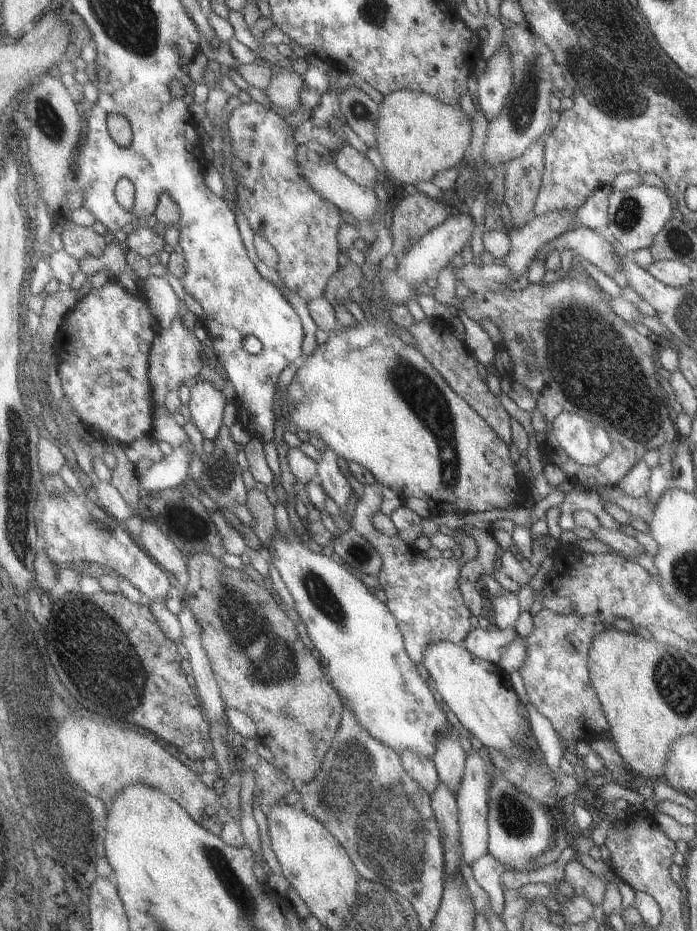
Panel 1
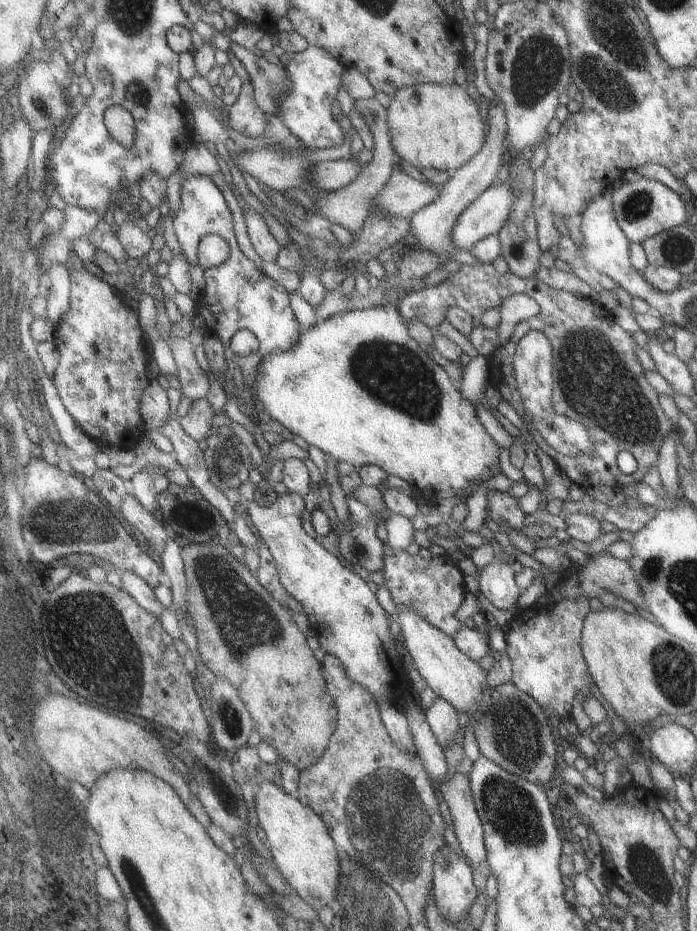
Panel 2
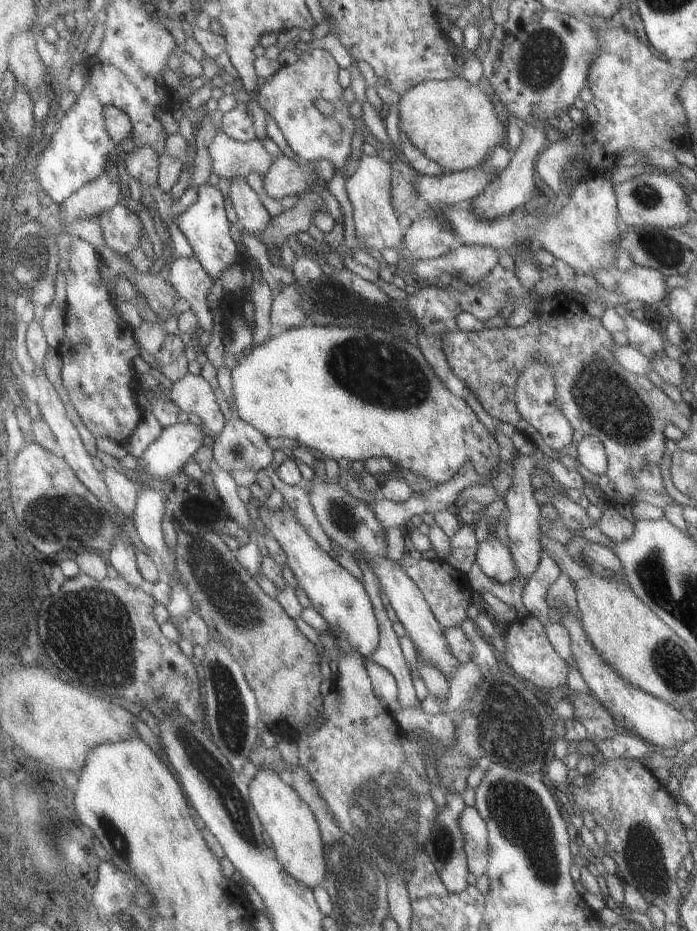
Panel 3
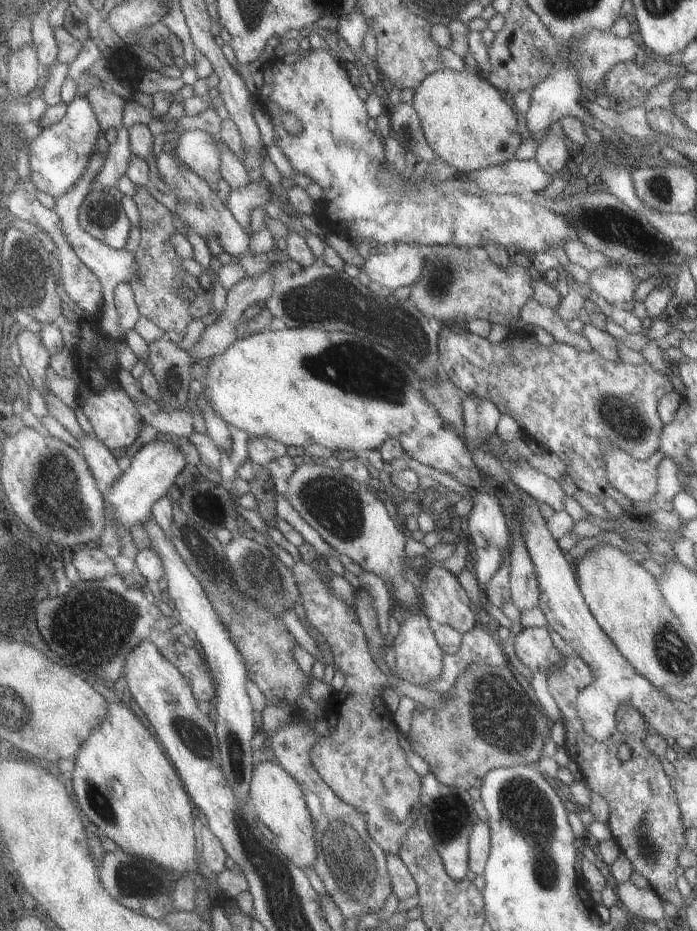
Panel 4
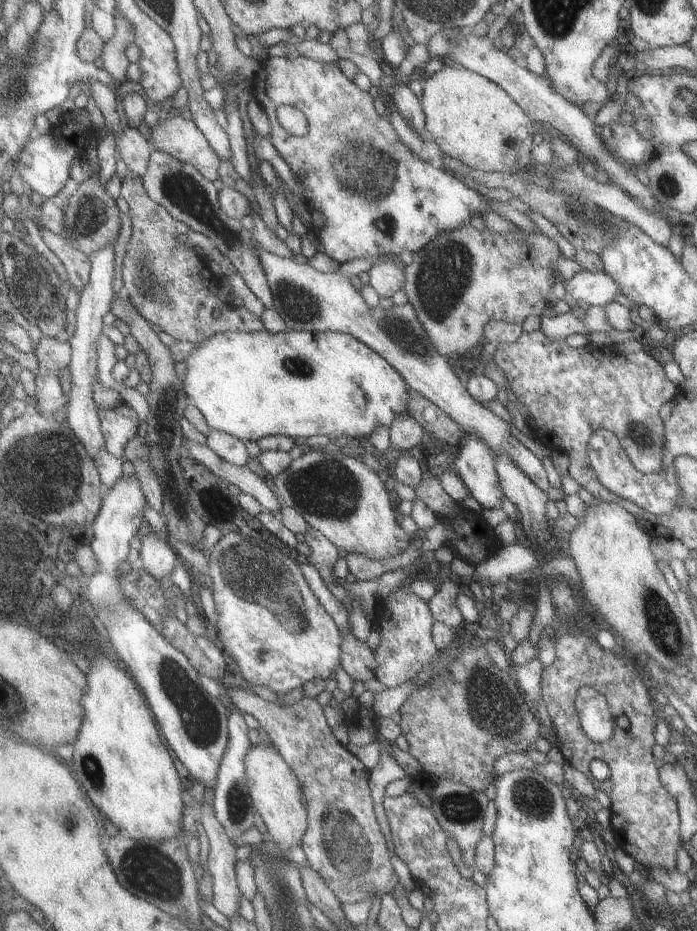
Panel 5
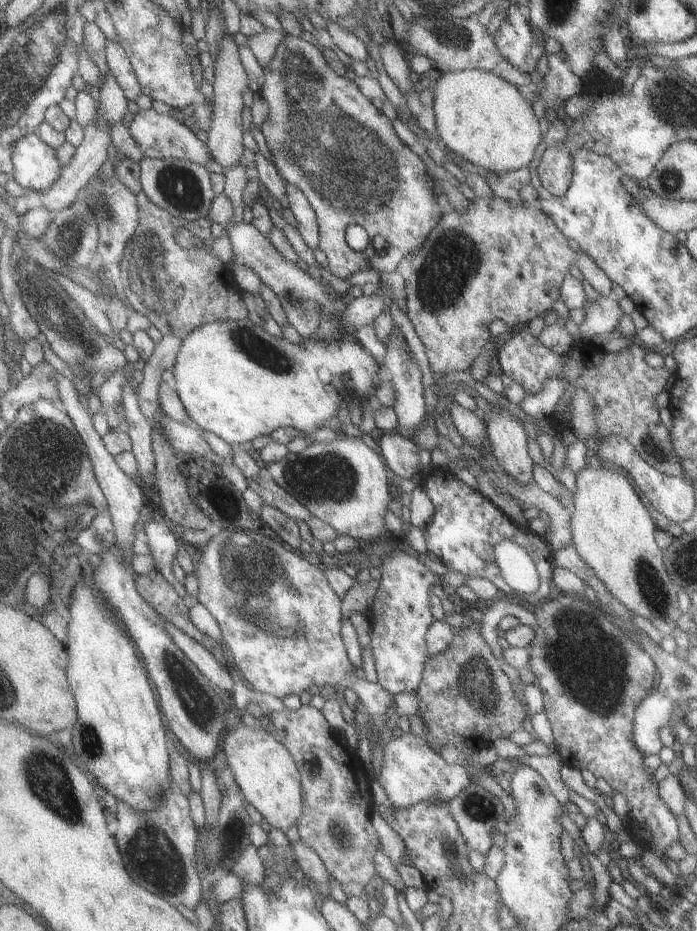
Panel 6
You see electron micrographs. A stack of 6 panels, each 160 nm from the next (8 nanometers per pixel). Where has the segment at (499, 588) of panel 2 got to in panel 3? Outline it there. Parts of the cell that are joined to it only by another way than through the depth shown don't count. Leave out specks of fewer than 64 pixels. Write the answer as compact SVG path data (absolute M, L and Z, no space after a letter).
M493 528L484 540L476 544L474 564L487 578L497 582L510 582L515 574L508 549L494 536Z

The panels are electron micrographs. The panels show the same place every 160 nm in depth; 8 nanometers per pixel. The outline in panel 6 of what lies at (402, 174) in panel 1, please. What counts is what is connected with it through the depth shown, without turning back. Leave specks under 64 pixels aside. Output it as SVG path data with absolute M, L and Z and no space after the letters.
M478 69L448 70L440 74L433 87L433 102L430 111L435 119L435 134L439 144L448 153L454 152L463 161L501 174L527 167L535 148L541 142L541 131L531 104L519 94L517 84L503 80L501 76Z

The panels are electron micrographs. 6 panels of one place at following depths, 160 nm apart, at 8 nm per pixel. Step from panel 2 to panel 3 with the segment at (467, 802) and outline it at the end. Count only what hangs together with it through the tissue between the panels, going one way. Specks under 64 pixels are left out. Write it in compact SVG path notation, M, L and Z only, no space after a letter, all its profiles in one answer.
M465 806L459 814L459 831L463 838L467 869L477 879L487 869L487 842L485 822L474 807Z

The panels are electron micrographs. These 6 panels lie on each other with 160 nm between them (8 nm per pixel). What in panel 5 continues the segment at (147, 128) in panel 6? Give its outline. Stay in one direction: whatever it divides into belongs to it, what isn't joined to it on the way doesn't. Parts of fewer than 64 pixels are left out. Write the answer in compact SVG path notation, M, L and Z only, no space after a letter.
M171 117L164 122L158 121L148 130L153 150L161 151L181 163L189 164L209 182L218 179L217 154L192 121Z

